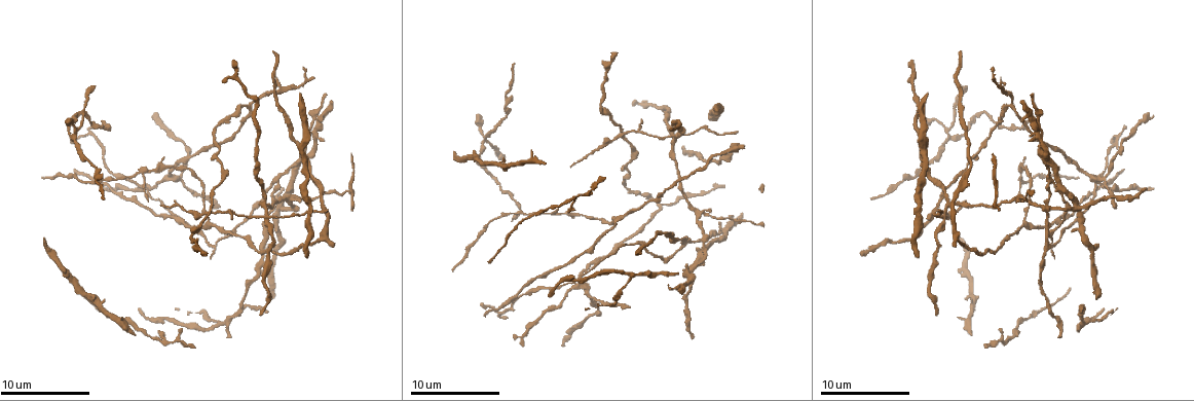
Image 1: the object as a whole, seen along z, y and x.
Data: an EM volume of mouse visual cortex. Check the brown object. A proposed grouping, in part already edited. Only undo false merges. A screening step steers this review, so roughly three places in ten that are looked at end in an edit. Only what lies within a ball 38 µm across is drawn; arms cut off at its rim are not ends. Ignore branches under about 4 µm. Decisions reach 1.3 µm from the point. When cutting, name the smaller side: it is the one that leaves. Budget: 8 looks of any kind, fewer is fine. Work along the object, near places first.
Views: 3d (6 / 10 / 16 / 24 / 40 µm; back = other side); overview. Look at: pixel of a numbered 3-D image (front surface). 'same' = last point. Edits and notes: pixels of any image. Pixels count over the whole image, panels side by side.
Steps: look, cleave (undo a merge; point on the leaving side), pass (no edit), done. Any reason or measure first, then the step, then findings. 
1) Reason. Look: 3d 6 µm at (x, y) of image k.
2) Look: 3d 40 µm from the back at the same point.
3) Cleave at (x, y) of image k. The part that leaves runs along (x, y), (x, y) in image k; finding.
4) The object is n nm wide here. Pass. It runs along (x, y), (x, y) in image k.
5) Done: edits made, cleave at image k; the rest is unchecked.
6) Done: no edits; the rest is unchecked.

Thin arm on a thick one. Look: 3d 10 µm at (671, 135) of image 1.

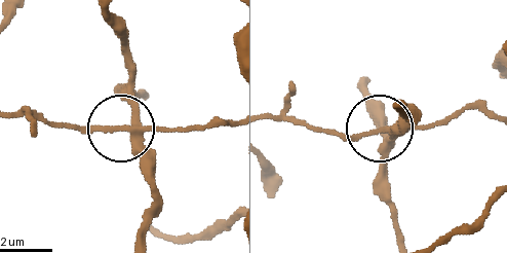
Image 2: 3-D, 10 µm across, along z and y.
4 arms meet here. Cleave at (178, 130) of image 2. The part that leaves runs along (134, 129), (77, 129), (37, 115), (10, 115) in image 2; two neurons meet here.

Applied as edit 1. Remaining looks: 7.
Two arms at a narrow angle. Look: 3d 10 µm at (700, 211) of image 1.

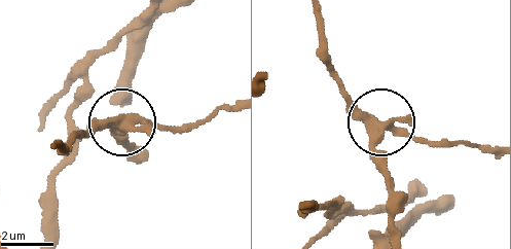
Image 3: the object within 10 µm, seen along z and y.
Pass. It runs along (391, 229), (380, 126), (391, 123), (438, 143), (462, 143) in image 3; all the same neuron.

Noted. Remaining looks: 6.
Four or more arms meet. Look: 3d 6 µm at (711, 245) of image 1.

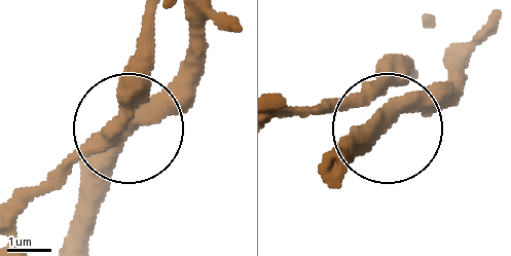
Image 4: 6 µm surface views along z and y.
The side arm is 9 µm long. Pass. It runs along (282, 111), (349, 107), (378, 122), (400, 56) in image 4; continuous, no second neuron.

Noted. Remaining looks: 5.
Three arms meet. Look: 3d 16 µm at (1103, 178) of image 1.

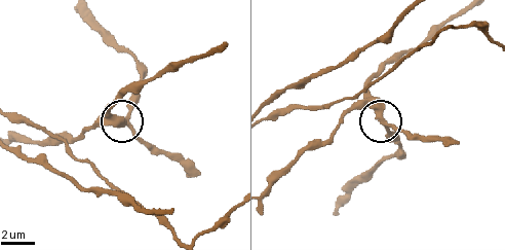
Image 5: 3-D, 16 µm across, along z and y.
3 arms meet here. Pass. Continuous, no second neuron.

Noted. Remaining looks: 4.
Done: edits made, cleave at image 2; the rest is unchecked.

